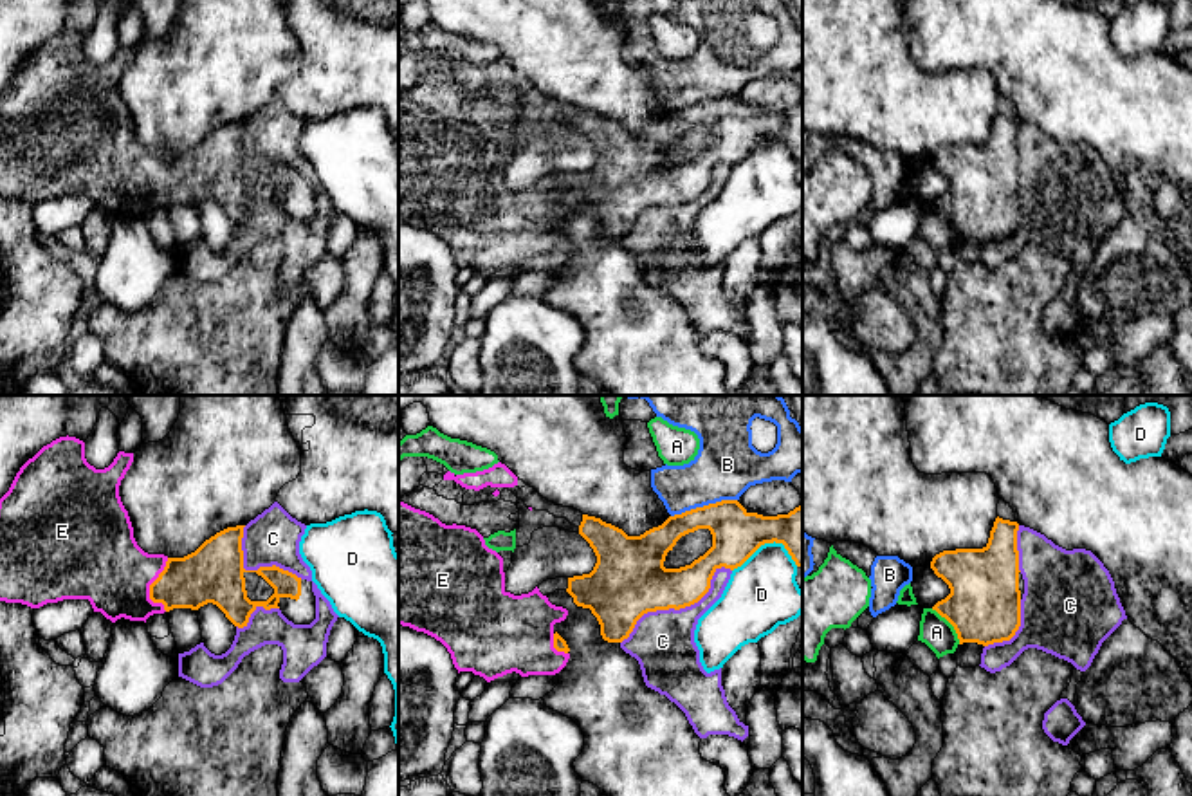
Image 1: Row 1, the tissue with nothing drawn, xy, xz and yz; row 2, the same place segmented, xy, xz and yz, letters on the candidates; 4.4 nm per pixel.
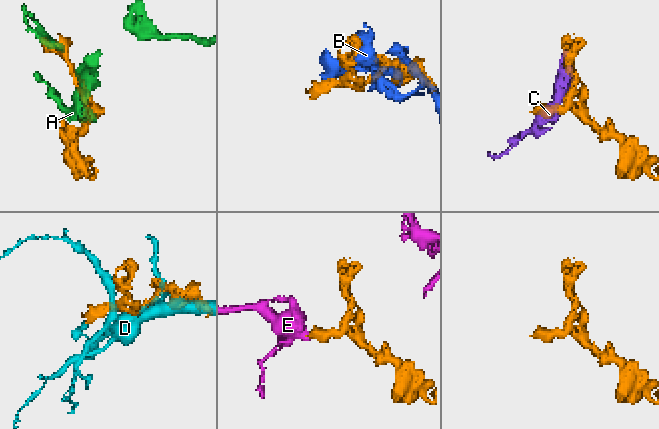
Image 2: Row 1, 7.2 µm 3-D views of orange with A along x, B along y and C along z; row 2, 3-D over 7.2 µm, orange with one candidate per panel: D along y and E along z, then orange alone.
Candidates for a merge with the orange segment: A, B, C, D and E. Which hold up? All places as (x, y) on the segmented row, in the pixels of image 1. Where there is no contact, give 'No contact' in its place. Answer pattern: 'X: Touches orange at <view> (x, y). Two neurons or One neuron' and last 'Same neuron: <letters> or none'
A: Touches orange at yz (951, 623). Two neurons
B: Touches orange at xz (704, 506). Two neurons
C: Touches orange at xz (678, 609). Two neurons
D: Touches orange at xz (767, 542). Two neurons
E: Touches orange at xy (150, 587). One neuron
Same neuron: E

